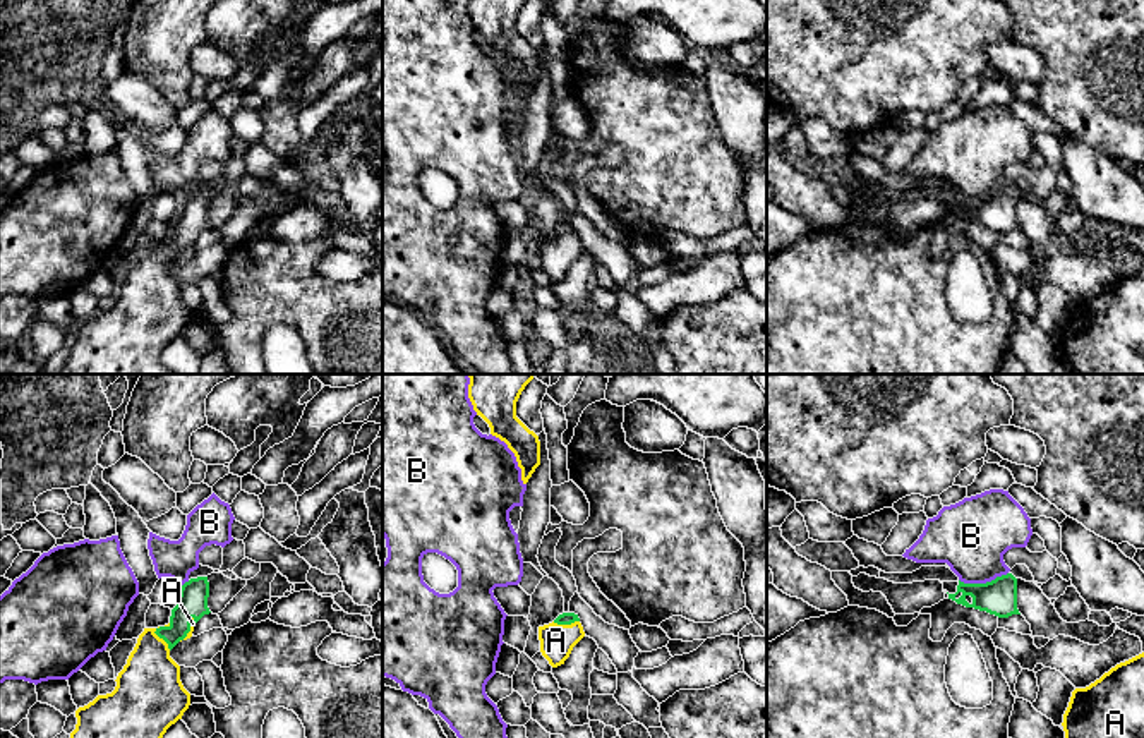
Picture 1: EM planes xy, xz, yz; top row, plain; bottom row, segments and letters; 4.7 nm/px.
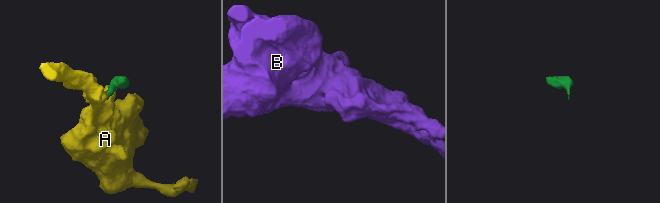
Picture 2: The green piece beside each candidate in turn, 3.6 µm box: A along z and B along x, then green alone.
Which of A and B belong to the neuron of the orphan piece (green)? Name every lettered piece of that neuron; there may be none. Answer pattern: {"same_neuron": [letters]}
{"same_neuron": ["A"]}

